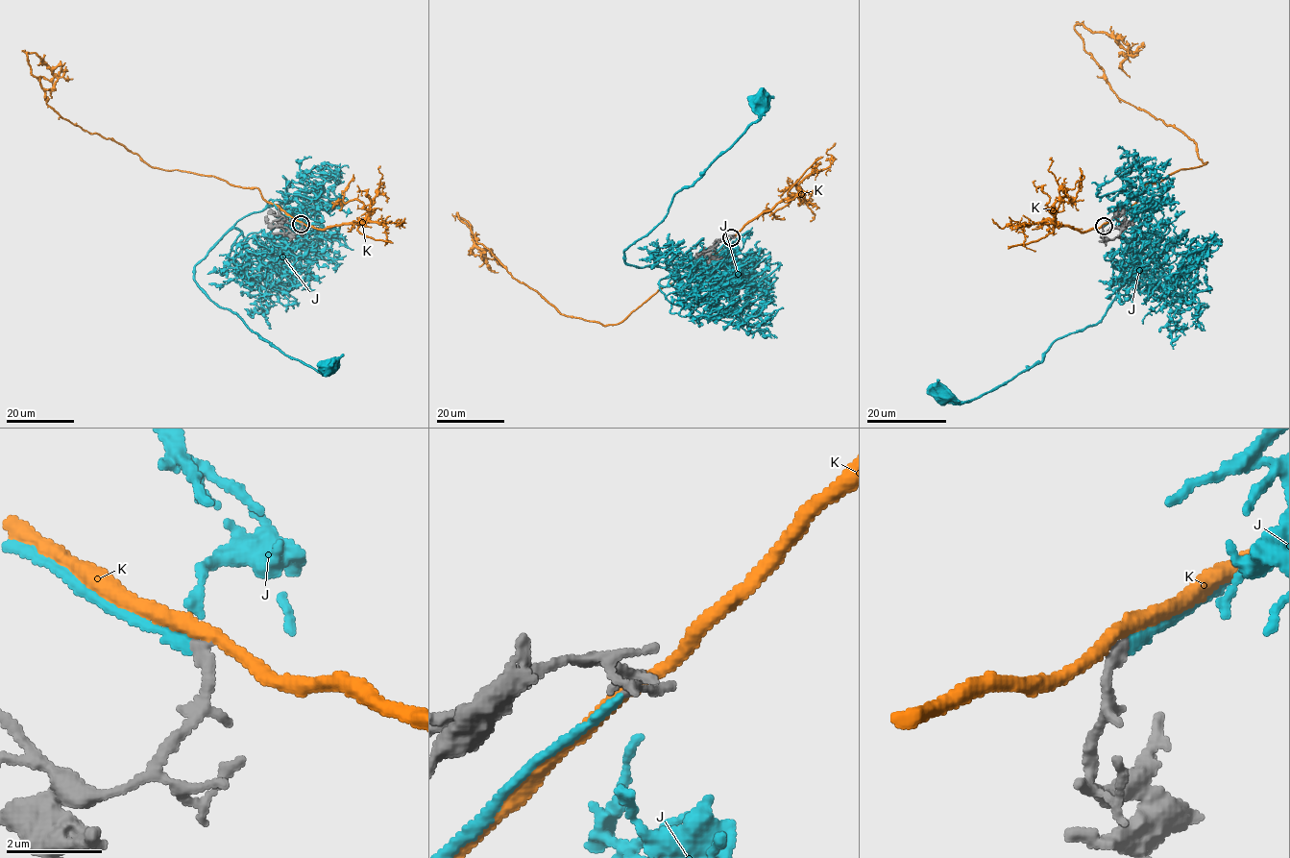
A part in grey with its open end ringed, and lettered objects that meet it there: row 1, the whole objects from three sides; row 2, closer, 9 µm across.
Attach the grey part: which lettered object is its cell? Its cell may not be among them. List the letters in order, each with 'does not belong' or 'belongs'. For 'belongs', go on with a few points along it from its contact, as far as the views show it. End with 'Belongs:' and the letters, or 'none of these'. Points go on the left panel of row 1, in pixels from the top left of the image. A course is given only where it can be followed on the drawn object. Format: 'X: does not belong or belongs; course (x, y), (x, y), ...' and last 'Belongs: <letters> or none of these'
J: belongs; course (301, 223), (270, 200), (238, 220), (195, 266), (194, 279), (262, 339), (314, 370), (328, 375), (328, 365)
K: does not belong
Belongs: J

